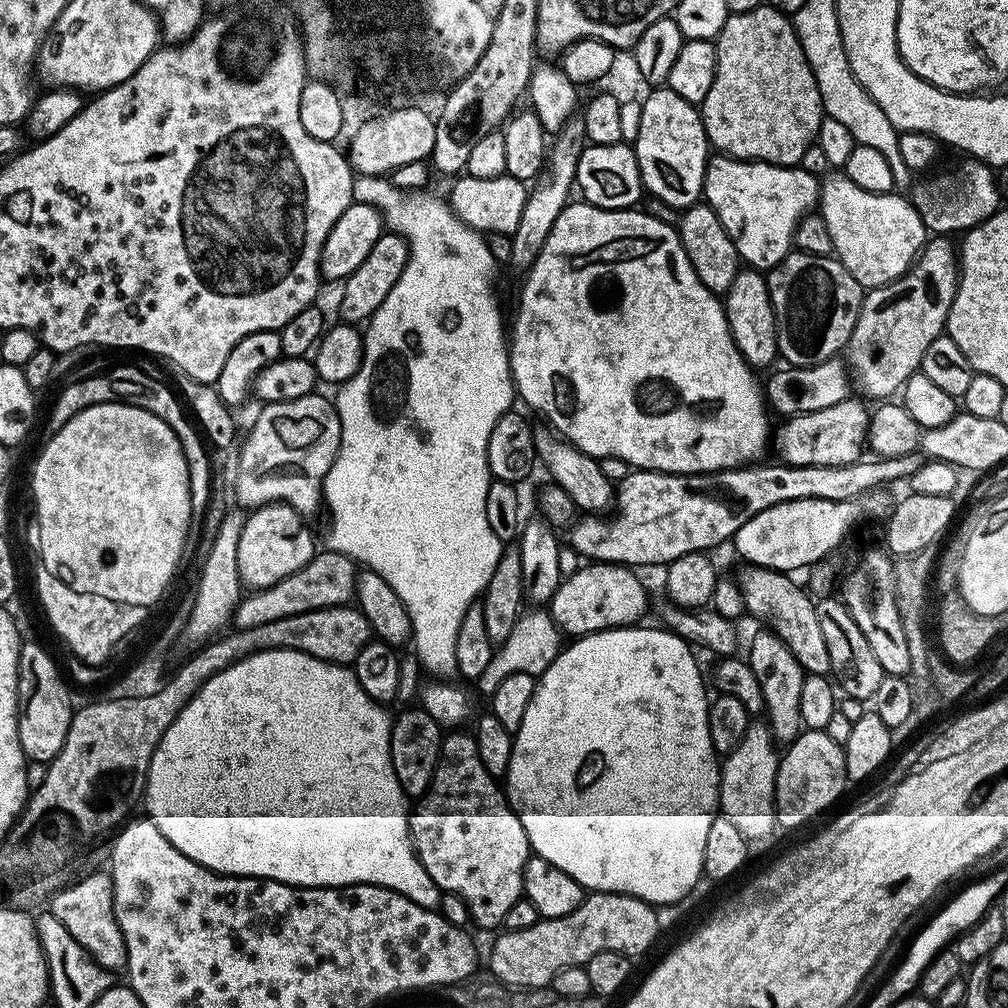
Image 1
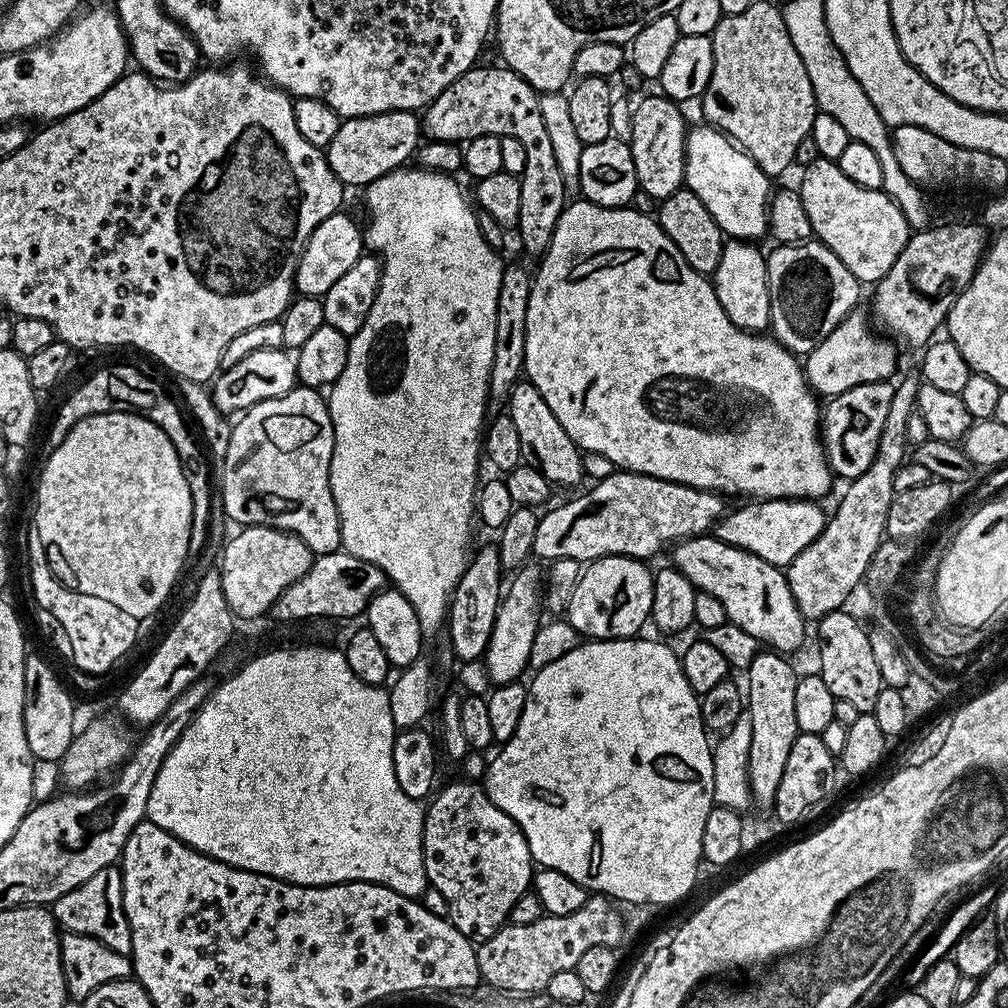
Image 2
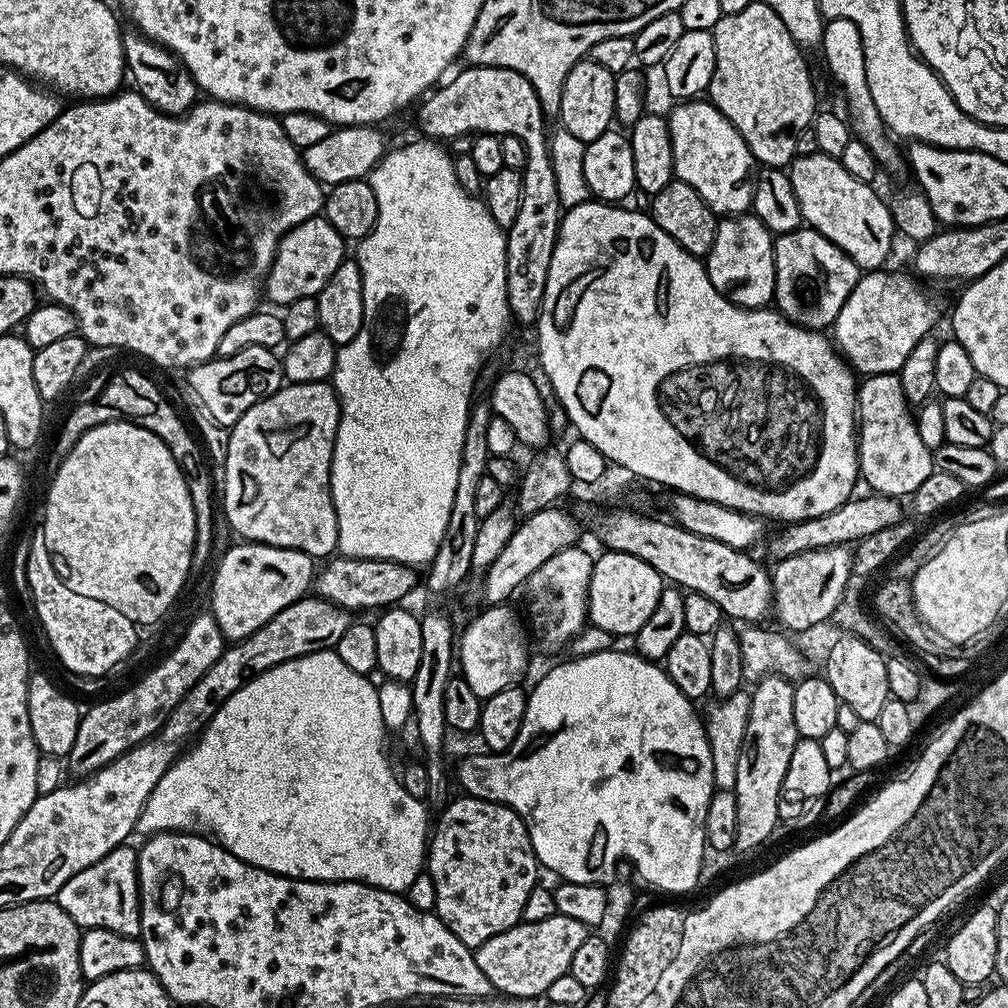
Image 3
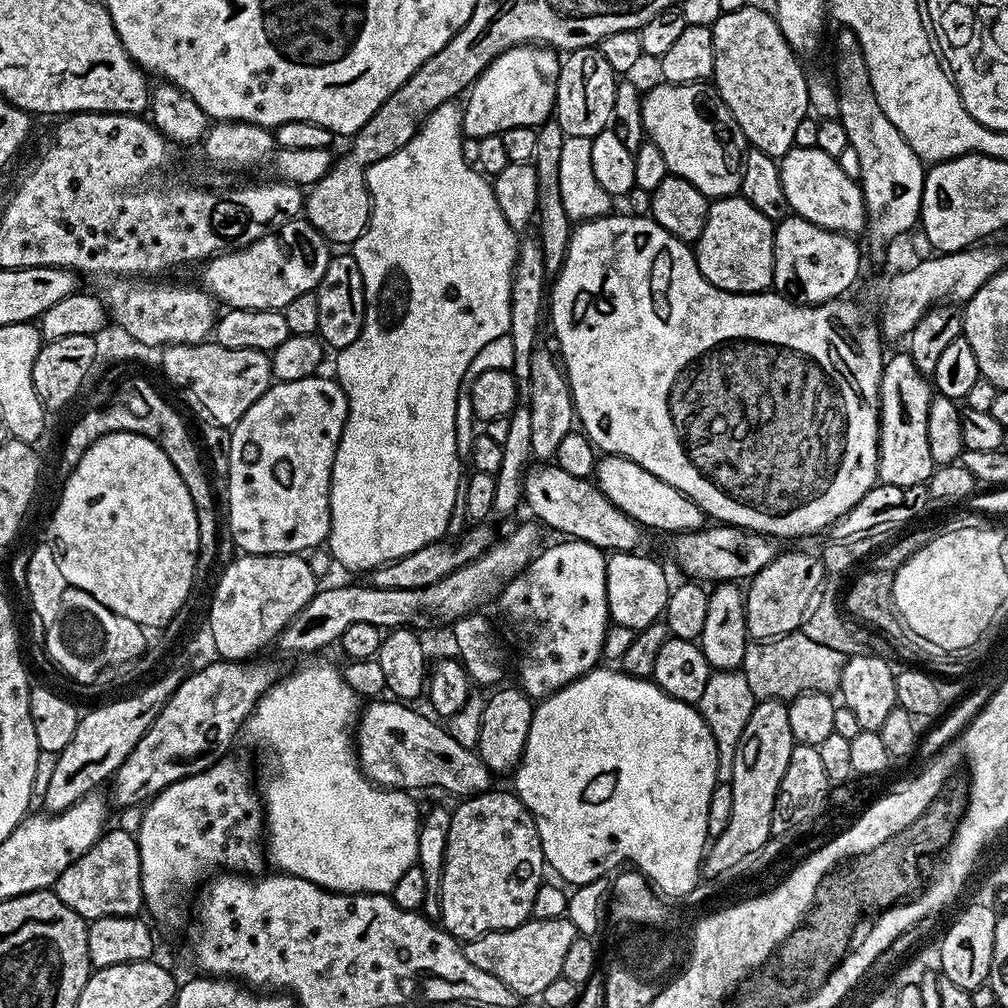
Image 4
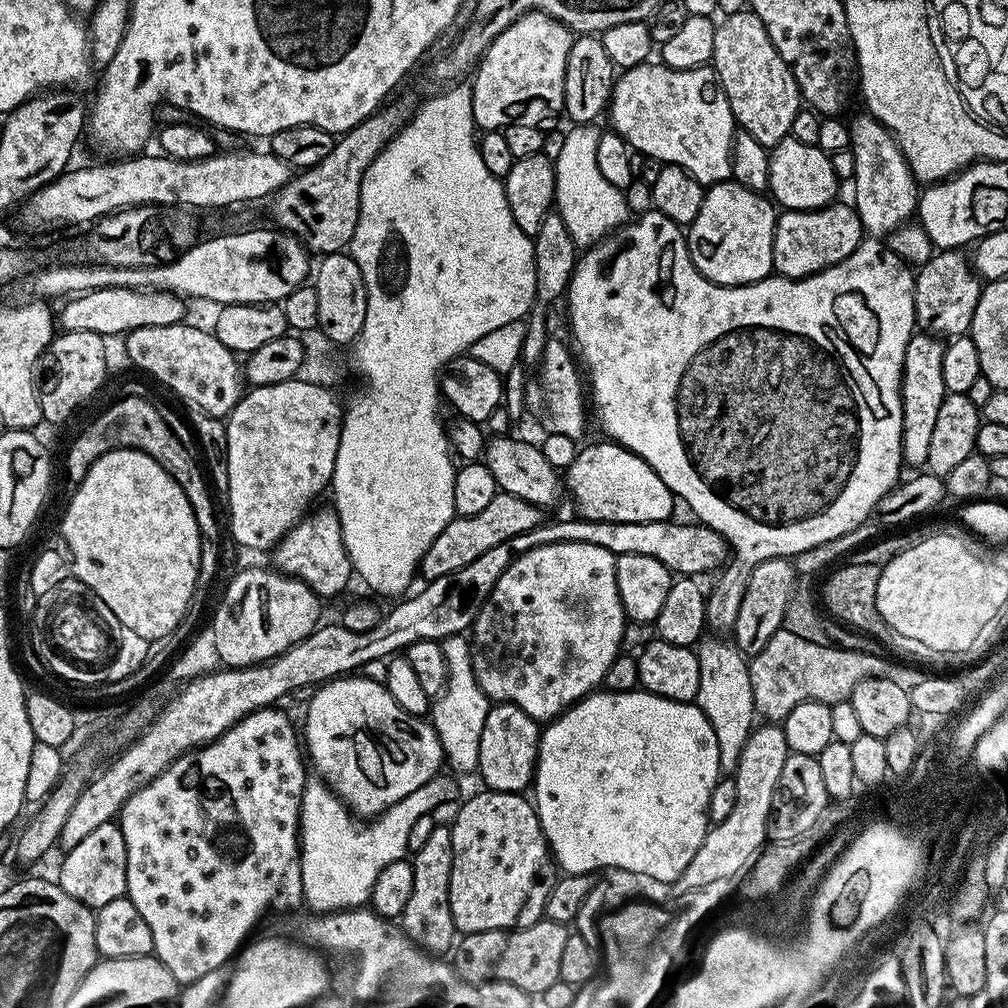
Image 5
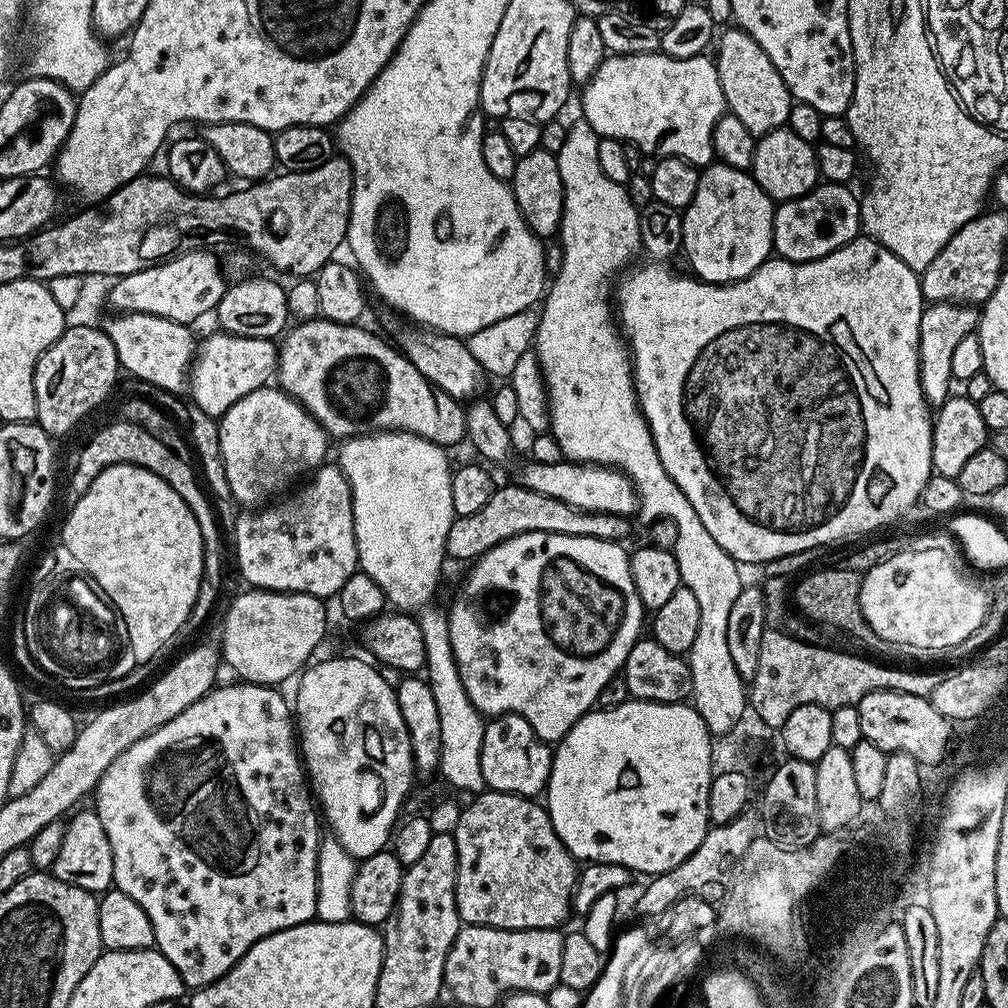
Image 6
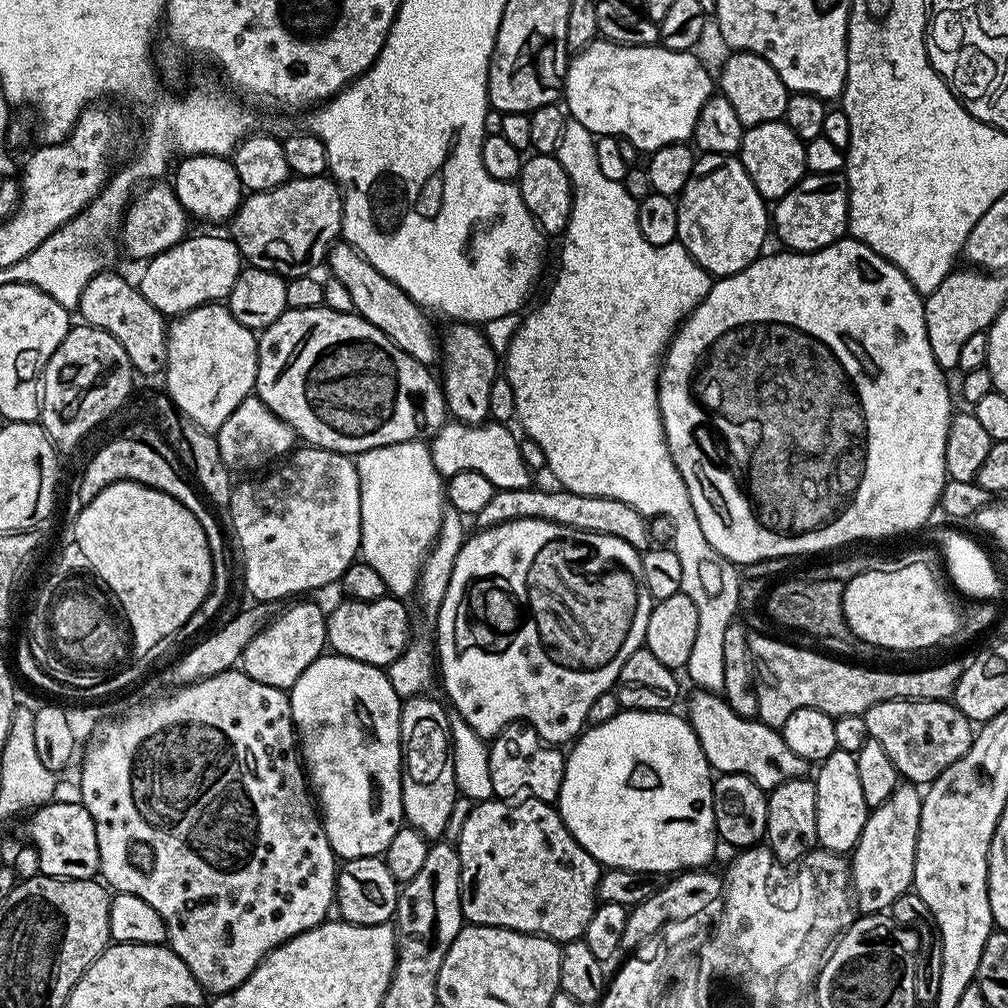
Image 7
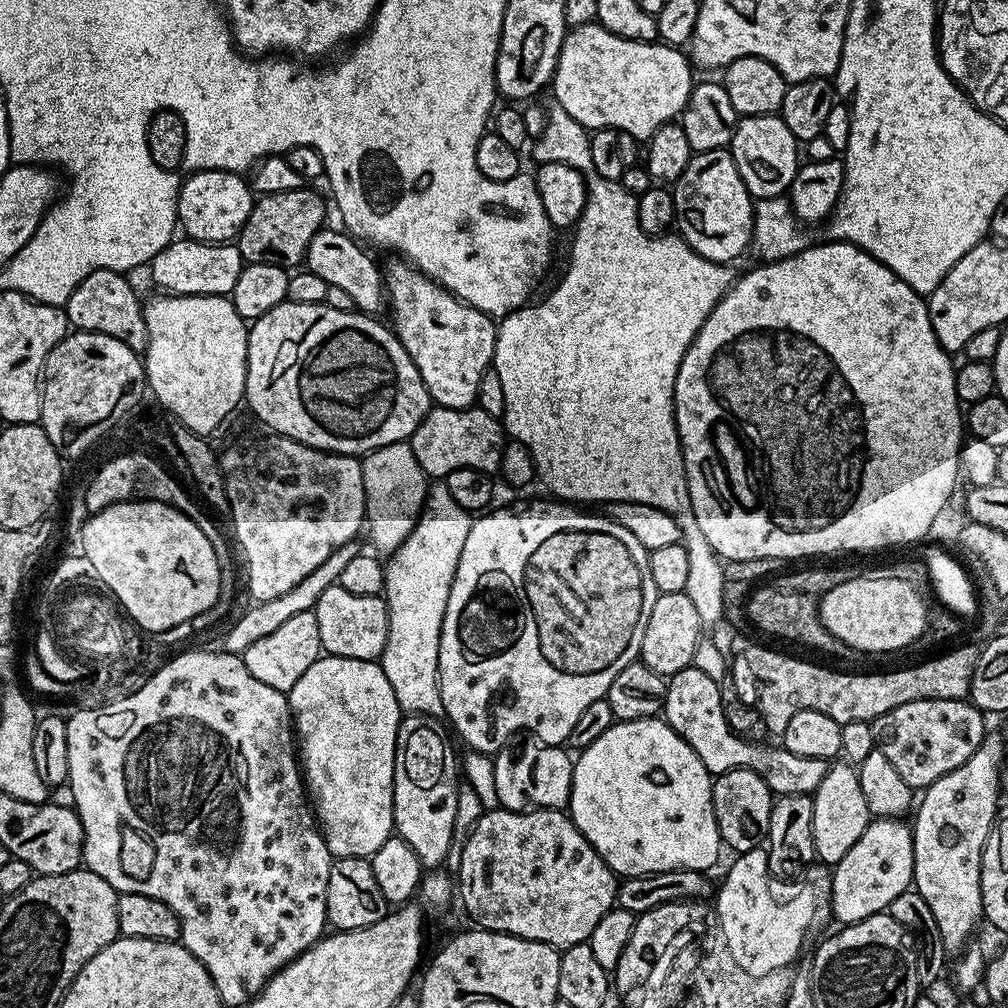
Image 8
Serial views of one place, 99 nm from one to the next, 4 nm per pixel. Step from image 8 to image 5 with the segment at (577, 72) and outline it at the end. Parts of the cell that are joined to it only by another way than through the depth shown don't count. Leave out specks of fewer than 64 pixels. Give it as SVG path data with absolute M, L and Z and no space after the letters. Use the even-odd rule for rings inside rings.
M663 62L639 64L623 69L615 77L610 99L611 127L628 143L629 149L648 156L649 161L661 165L677 164L684 168L699 184L720 184L732 175L732 138L738 131L736 119L732 117L730 102L720 89L716 69L712 66L678 70L668 68Z

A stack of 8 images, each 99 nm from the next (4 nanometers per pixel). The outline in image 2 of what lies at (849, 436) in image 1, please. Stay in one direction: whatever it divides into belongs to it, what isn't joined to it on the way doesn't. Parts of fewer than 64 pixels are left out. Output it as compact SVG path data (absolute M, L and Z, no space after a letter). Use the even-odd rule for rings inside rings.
M879 380L854 390L846 390L840 396L827 401L822 412L822 439L828 458L828 467L837 477L845 476L851 482L862 475L870 463L870 440L868 444L868 420L879 421L890 410L893 385Z

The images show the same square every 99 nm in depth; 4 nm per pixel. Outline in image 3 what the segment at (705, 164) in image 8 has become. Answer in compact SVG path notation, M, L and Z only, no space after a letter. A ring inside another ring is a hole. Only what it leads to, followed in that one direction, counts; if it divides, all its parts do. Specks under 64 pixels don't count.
M728 214L717 223L714 242L706 257L710 282L722 295L733 300L740 308L762 308L773 303L776 295L776 250L774 234L758 217L751 214Z

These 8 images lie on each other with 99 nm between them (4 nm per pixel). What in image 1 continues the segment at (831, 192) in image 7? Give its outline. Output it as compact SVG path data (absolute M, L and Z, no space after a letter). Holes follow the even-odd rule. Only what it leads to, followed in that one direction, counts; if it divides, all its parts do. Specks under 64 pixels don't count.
M793 250L786 259L771 269L766 276L772 309L776 315L776 350L785 365L809 368L839 357L848 347L848 339L856 325L865 289L852 277L850 270L832 256L815 256L809 252Z

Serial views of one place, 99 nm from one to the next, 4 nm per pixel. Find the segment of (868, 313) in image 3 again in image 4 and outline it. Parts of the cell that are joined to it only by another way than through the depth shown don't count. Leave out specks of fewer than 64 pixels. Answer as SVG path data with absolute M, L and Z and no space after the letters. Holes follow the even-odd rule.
M973 246L971 248L963 248L961 252L946 252L943 254L933 255L931 258L924 258L914 270L905 273L892 272L885 282L884 289L880 292L880 316L878 315L878 327L882 333L883 339L903 341L905 337L915 328L916 323L924 317L925 312L929 308L939 305L941 302L967 302L972 299L972 295L982 286L986 286L986 282L990 282L990 278L998 275L1006 266L1004 260L1004 252L1000 248L980 248L984 246Z

